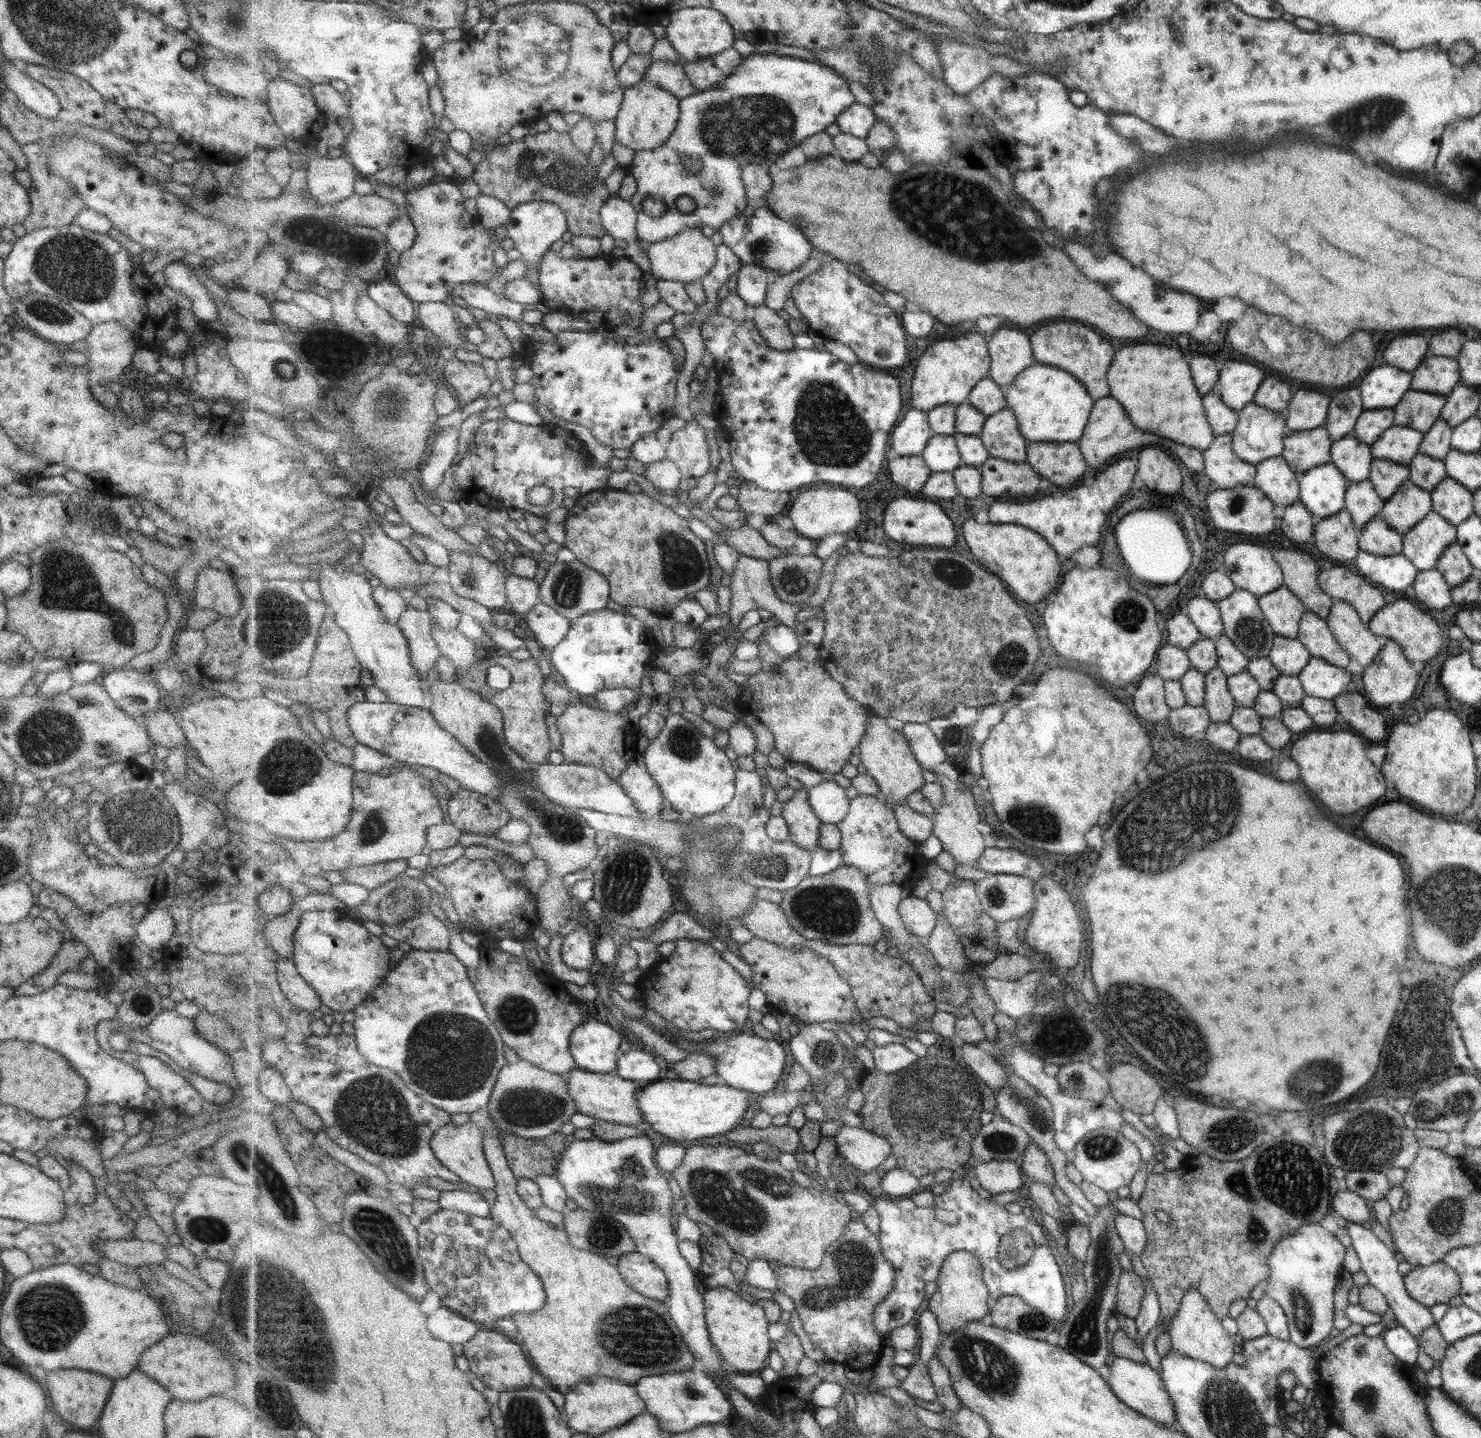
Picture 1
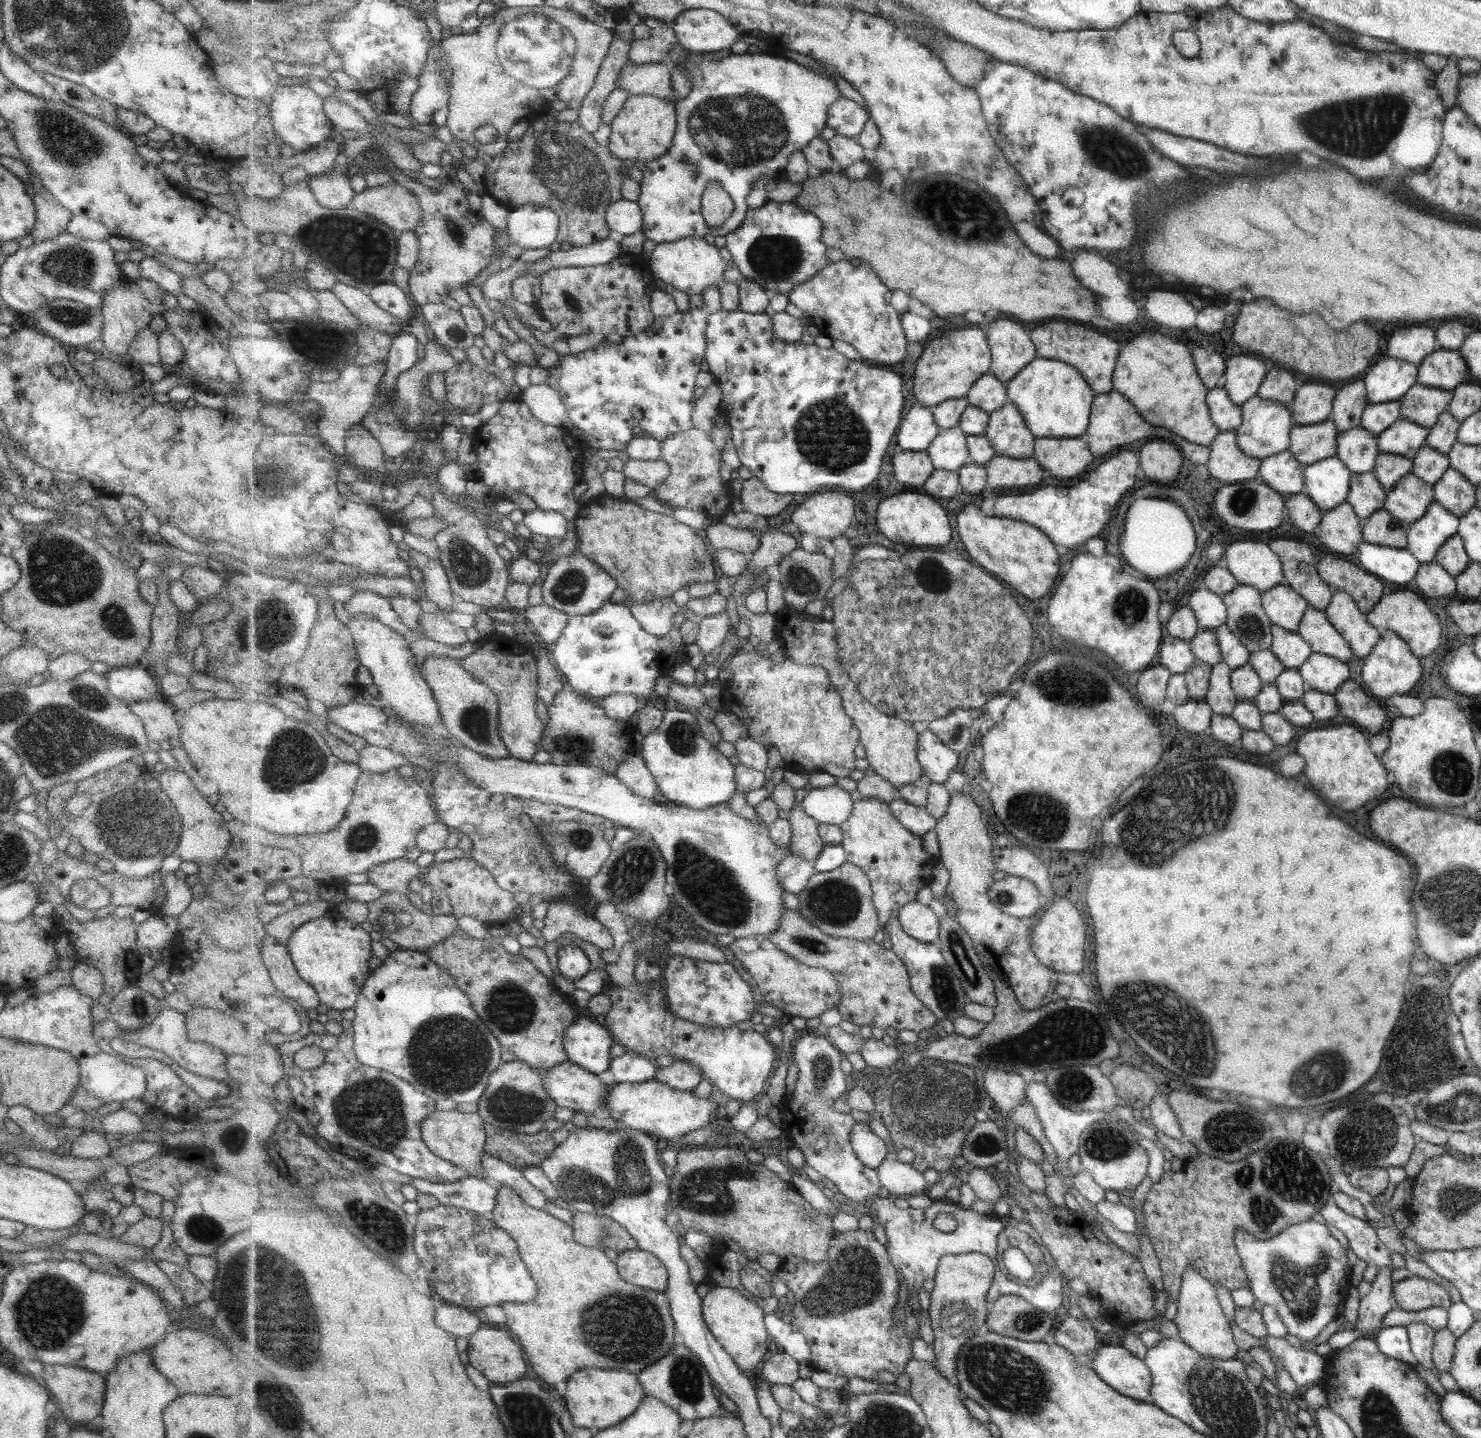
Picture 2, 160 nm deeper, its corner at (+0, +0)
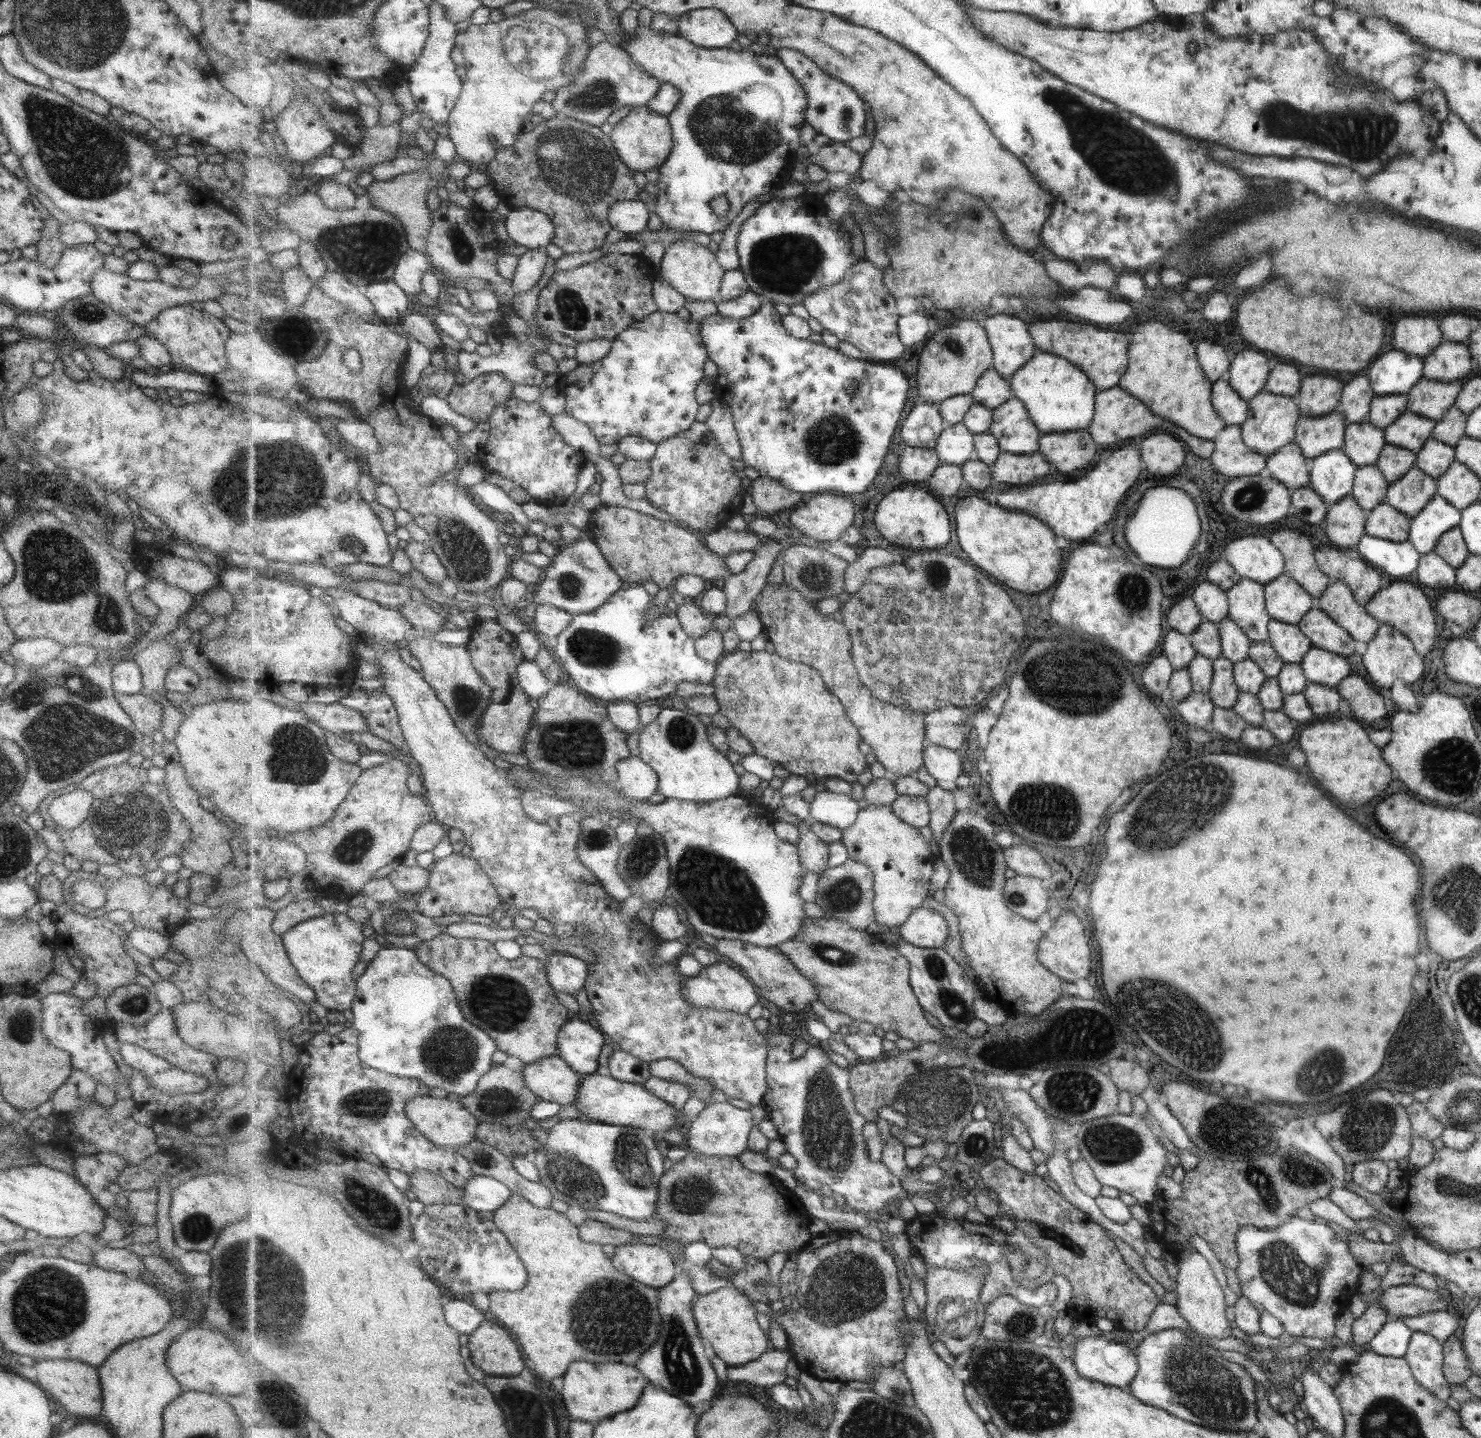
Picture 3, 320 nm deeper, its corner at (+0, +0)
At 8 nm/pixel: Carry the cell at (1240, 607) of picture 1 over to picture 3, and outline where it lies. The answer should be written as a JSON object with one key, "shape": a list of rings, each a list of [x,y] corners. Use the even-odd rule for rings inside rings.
{"shape":[[[1240,577],[1237,584],[1226,590],[1226,597],[1229,602],[1228,617],[1238,623],[1251,643],[1269,637],[1271,618],[1265,607],[1263,584]]]}

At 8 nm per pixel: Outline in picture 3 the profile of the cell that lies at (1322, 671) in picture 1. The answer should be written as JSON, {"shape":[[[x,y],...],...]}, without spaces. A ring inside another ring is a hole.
{"shape":[[[1313,647],[1300,662],[1303,674],[1309,683],[1315,683],[1335,688],[1349,674],[1349,666],[1345,657],[1333,654],[1331,651]]]}

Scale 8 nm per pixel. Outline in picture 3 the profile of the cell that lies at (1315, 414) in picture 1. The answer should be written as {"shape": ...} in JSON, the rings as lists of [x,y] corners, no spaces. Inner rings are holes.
{"shape":[[[1307,376],[1303,378],[1297,393],[1298,410],[1303,417],[1321,417],[1340,402],[1341,381],[1328,376]]]}

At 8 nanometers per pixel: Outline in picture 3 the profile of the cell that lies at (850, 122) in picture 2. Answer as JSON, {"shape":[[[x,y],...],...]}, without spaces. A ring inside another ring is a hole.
{"shape":[[[781,48],[779,58],[783,58],[787,68],[795,74],[795,78],[806,91],[808,107],[806,115],[811,126],[815,127],[818,134],[824,134],[831,142],[847,142],[865,134],[867,122],[868,102],[846,82],[836,79],[818,65],[805,53],[791,48]]]}

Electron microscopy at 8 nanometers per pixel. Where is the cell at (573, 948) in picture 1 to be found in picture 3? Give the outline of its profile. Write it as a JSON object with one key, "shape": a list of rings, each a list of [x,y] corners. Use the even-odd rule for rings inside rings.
{"shape":[[[557,953],[548,958],[546,965],[548,979],[557,992],[566,992],[573,997],[587,982],[589,968],[587,962],[569,955],[568,953]]]}

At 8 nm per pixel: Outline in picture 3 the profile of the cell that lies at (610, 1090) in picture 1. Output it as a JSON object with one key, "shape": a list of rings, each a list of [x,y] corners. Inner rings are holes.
{"shape":[[[559,1055],[528,1064],[522,1070],[527,1086],[546,1101],[573,1104],[582,1079]]]}

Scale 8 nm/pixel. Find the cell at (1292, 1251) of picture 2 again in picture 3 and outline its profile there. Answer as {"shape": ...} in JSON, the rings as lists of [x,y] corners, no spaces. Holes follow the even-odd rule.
{"shape":[[[1296,1216],[1273,1230],[1257,1230],[1250,1225],[1245,1226],[1235,1234],[1235,1239],[1239,1264],[1233,1272],[1238,1280],[1240,1296],[1274,1316],[1287,1335],[1330,1342],[1335,1316],[1349,1302],[1345,1292],[1357,1286],[1357,1278],[1361,1275],[1361,1268],[1357,1266],[1353,1256],[1349,1256],[1347,1244],[1339,1240],[1327,1225],[1315,1224]]]}

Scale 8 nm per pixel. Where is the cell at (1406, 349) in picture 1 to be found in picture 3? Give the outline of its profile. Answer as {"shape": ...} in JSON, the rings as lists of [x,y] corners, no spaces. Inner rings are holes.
{"shape":[[[1401,318],[1395,324],[1392,341],[1393,349],[1425,358],[1441,345],[1441,332],[1433,318]]]}

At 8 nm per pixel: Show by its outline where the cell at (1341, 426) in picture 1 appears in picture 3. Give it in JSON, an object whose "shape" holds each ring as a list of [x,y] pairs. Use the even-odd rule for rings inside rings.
{"shape":[[[1359,376],[1343,385],[1340,412],[1346,424],[1366,420],[1370,412],[1370,402],[1375,397],[1370,380]]]}

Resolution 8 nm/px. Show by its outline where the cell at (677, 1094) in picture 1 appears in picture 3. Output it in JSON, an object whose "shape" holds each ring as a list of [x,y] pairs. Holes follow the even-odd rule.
{"shape":[[[590,1074],[579,1085],[579,1094],[573,1106],[580,1110],[582,1118],[600,1123],[611,1123],[615,1126],[639,1127],[655,1135],[662,1134],[665,1130],[678,1127],[680,1117],[676,1108],[669,1106],[662,1098],[655,1096],[641,1083],[623,1082],[613,1075]]]}

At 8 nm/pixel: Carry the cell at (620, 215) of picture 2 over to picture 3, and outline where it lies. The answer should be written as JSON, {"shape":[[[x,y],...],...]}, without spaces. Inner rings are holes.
{"shape":[[[624,200],[615,203],[610,210],[610,223],[614,230],[635,233],[647,230],[651,208],[639,200]]]}

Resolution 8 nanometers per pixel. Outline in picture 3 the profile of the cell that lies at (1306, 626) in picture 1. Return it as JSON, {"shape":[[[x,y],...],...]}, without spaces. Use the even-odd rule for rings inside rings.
{"shape":[[[1311,608],[1296,625],[1310,639],[1313,647],[1343,656],[1353,654],[1353,639],[1321,609]]]}

